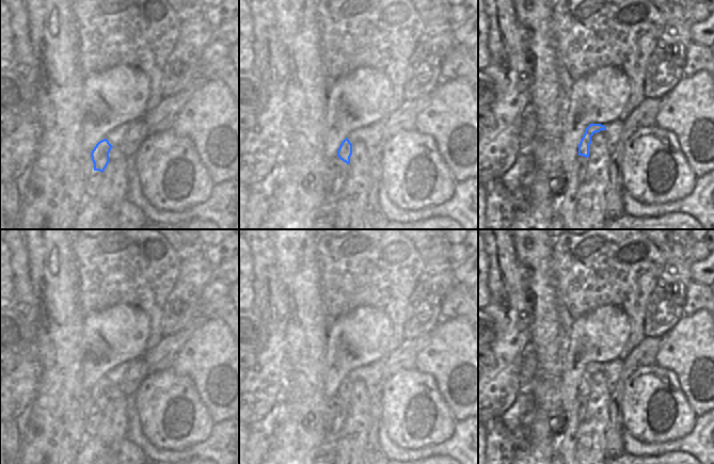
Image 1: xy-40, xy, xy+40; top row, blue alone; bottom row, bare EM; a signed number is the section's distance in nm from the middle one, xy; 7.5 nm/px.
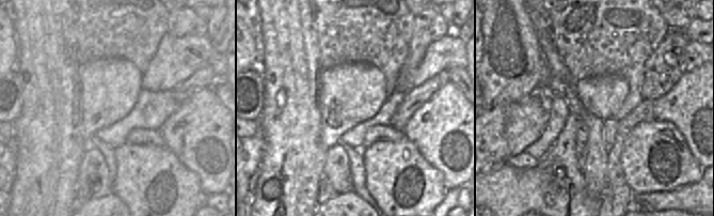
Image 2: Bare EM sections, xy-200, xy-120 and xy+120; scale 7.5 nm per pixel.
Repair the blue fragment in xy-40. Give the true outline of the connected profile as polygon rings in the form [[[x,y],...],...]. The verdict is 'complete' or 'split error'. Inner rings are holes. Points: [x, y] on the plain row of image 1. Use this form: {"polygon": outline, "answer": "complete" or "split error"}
{"polygon": [[[107,378],[99,380],[91,391],[94,410],[104,411],[109,402],[109,391],[113,385]]], "answer": "complete"}

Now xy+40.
{"polygon": [[[590,363],[586,368],[585,372],[578,383],[578,395],[589,396],[589,385],[591,383],[591,375],[601,369],[606,369],[606,366],[601,363]]], "answer": "complete"}

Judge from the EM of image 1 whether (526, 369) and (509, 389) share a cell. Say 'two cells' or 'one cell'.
two cells

